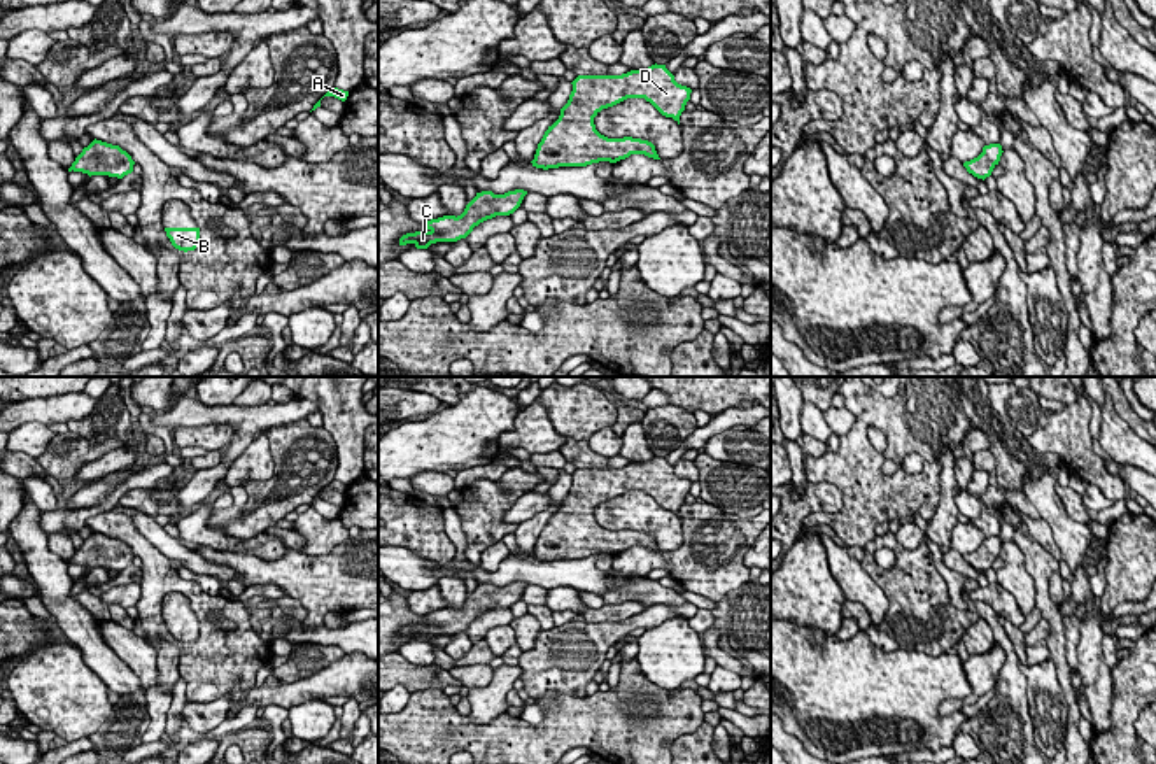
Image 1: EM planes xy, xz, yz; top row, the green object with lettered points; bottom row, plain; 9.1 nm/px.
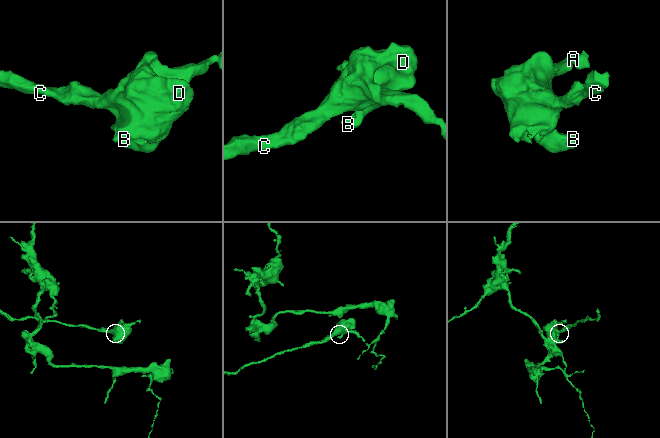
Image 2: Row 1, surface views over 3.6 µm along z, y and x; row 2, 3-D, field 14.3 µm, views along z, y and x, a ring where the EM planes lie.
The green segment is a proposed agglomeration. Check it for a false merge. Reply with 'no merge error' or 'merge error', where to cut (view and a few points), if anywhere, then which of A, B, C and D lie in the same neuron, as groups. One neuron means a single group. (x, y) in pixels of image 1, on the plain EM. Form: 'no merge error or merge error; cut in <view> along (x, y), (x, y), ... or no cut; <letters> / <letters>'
no merge error; no cut; A B C D

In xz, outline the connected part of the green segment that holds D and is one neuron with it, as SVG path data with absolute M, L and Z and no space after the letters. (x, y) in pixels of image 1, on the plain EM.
M652 457L622 468L578 468L559 512L548 519L538 536L536 561L587 559L599 554L617 555L631 547L660 552L648 533L608 531L596 522L594 510L627 491L645 491L662 508L680 517L692 482L674 473L666 457Z

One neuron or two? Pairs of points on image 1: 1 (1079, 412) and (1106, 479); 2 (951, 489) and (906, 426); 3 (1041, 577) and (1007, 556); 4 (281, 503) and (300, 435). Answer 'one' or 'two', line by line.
1: one
2: two
3: two
4: one

